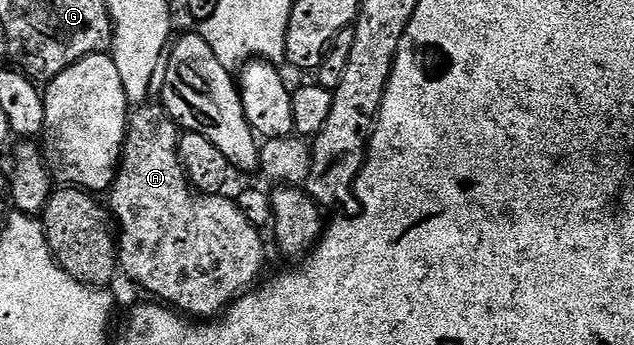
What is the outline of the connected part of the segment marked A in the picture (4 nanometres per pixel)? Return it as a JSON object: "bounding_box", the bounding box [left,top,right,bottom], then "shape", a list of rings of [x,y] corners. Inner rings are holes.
{"bounding_box":[110,105,264,320],"shape":[[[141,105],[128,119],[128,133],[110,191],[111,213],[118,227],[118,266],[122,274],[149,290],[153,299],[193,319],[211,320],[261,281],[260,273],[264,270],[261,231],[242,216],[231,197],[223,198],[225,195],[220,192],[197,192],[189,185],[180,165],[181,131],[163,105],[150,105]]]}

